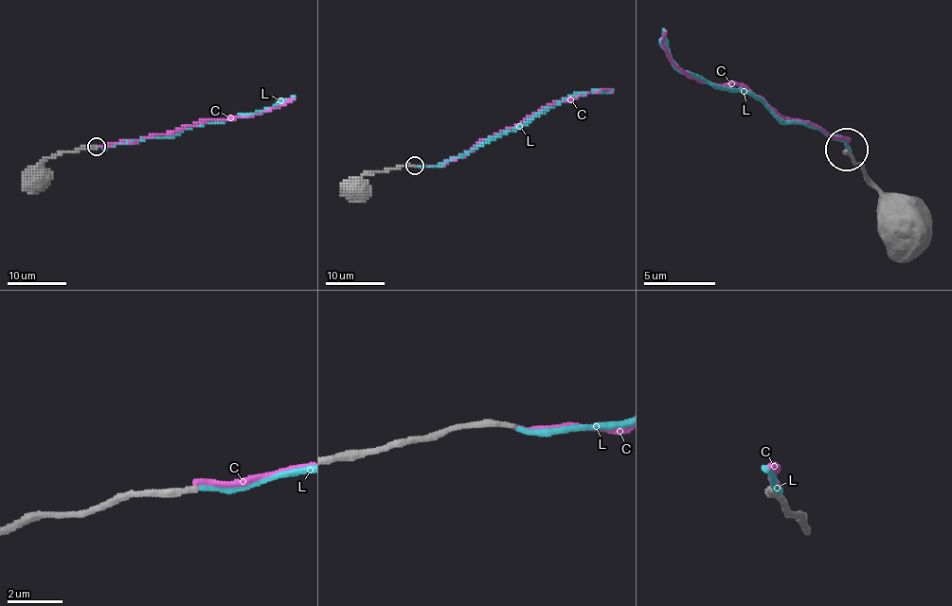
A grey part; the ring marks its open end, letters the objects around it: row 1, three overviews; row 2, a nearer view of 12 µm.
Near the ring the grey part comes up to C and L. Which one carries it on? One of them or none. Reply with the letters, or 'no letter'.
L

